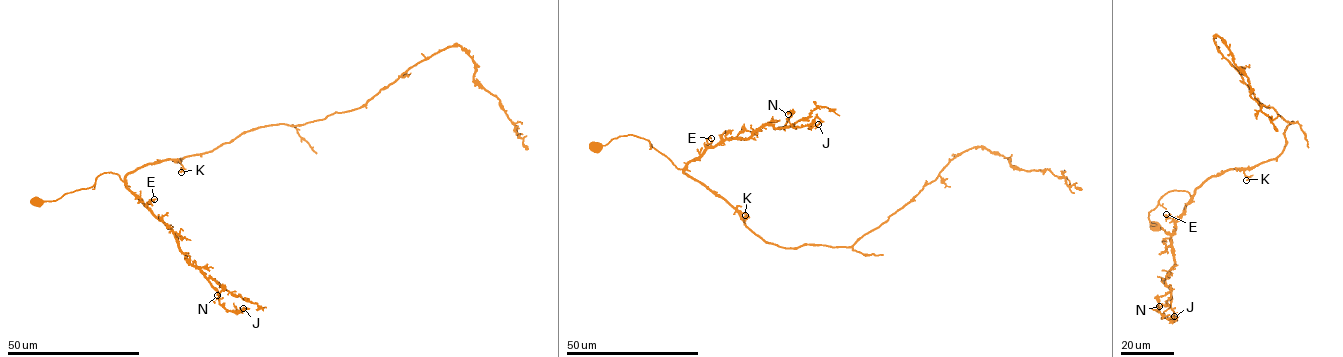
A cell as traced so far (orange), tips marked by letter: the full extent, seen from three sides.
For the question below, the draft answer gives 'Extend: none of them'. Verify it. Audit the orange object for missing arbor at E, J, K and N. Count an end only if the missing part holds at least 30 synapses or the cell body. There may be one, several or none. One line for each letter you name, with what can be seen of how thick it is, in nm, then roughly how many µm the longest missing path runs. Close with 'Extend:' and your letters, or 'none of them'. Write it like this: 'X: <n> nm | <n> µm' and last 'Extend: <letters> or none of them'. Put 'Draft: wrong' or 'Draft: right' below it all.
Extend: none of them
Draft: right

